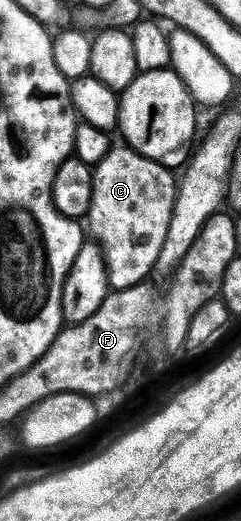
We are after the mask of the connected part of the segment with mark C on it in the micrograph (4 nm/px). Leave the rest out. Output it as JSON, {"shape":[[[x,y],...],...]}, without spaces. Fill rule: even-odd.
{"shape":[[[126,145],[113,146],[93,170],[91,205],[86,229],[106,248],[105,266],[111,288],[125,291],[141,286],[161,260],[173,217],[178,179],[163,162],[138,154]]]}

